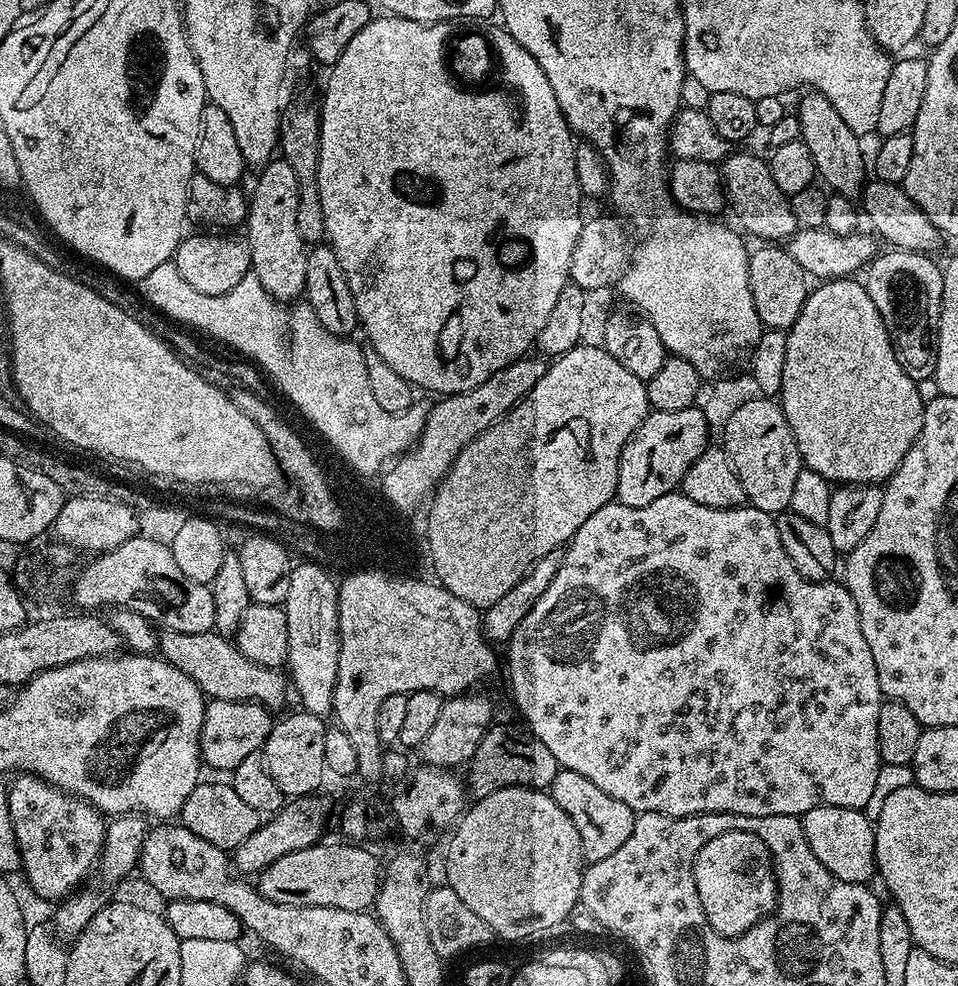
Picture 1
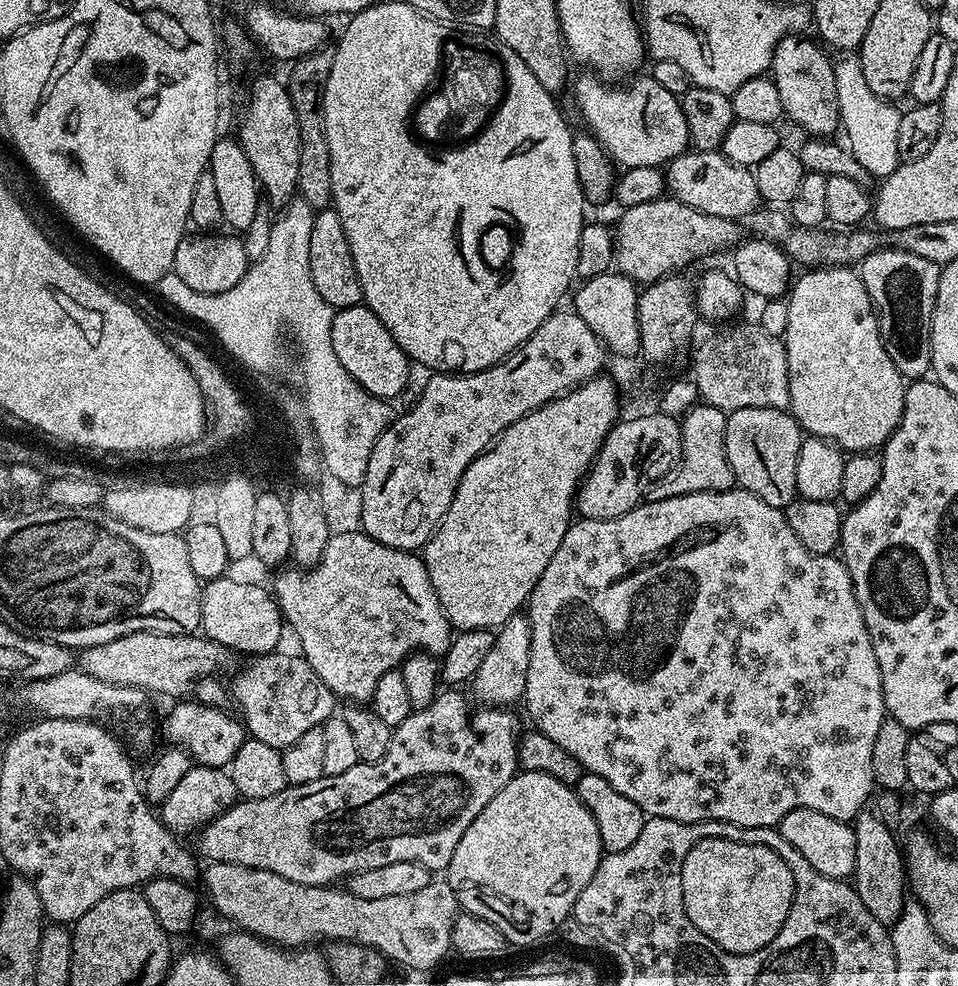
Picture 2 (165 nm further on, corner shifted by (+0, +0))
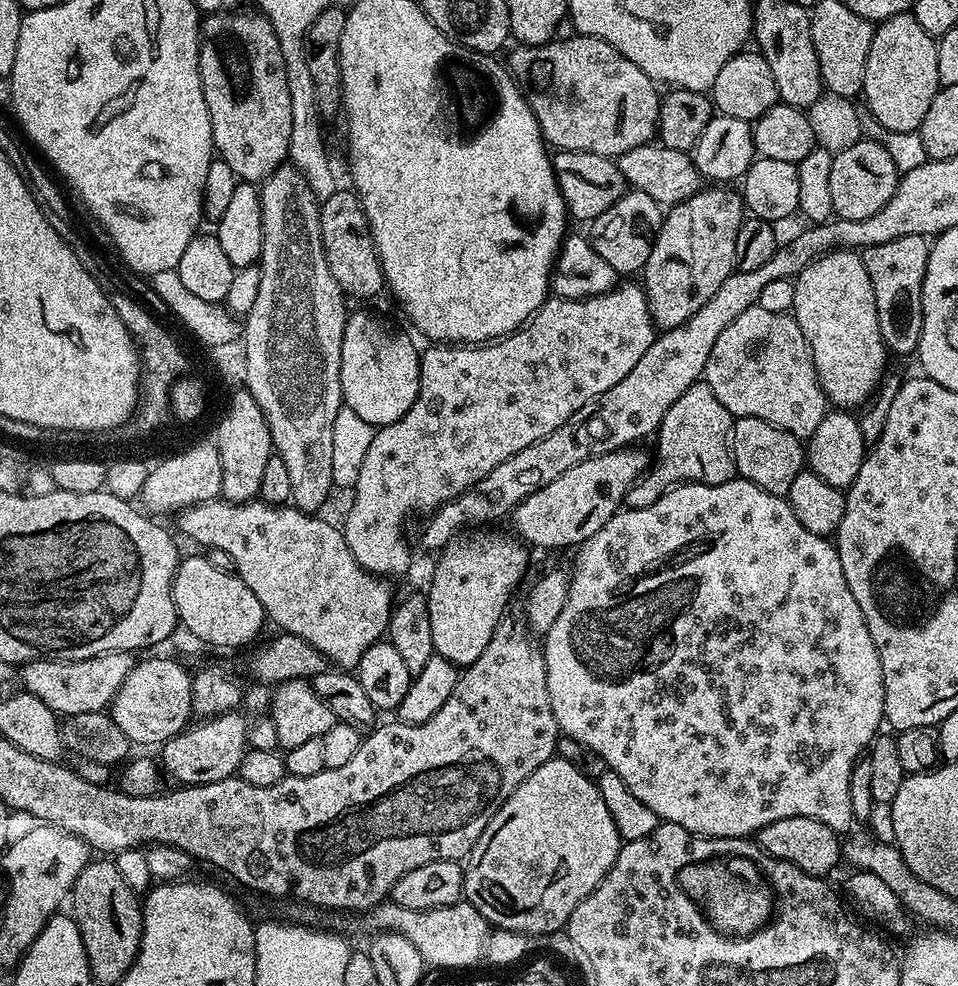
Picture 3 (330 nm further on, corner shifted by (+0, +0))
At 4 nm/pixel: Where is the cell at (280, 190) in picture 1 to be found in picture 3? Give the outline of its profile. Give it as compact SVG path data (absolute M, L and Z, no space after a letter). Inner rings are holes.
M259 10L214 12L203 17L200 25L200 77L210 110L212 142L219 159L225 160L241 181L259 185L288 160L290 146L290 90L286 86L286 50L274 34L274 26Z

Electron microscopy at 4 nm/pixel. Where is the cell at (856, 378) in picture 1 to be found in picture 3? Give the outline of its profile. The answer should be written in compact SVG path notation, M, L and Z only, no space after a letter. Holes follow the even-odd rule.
M837 250L811 260L800 271L800 275L795 277L791 315L796 317L798 326L810 346L816 376L820 379L829 405L840 410L856 410L867 404L886 375L884 369L886 349L878 326L874 286L870 286L870 274L866 274L863 255L856 250Z

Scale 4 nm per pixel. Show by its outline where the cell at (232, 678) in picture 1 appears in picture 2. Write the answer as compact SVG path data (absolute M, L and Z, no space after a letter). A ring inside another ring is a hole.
M284 651L265 652L263 656L249 659L249 664L230 683L231 703L240 707L238 716L247 735L258 742L266 742L266 746L281 750L298 742L306 730L314 730L325 724L337 711L338 705L338 697L330 690L330 686L326 686L326 682L322 682L322 678L318 678L318 674L314 674L314 666L310 666L310 662L306 662L306 658L295 651Z

